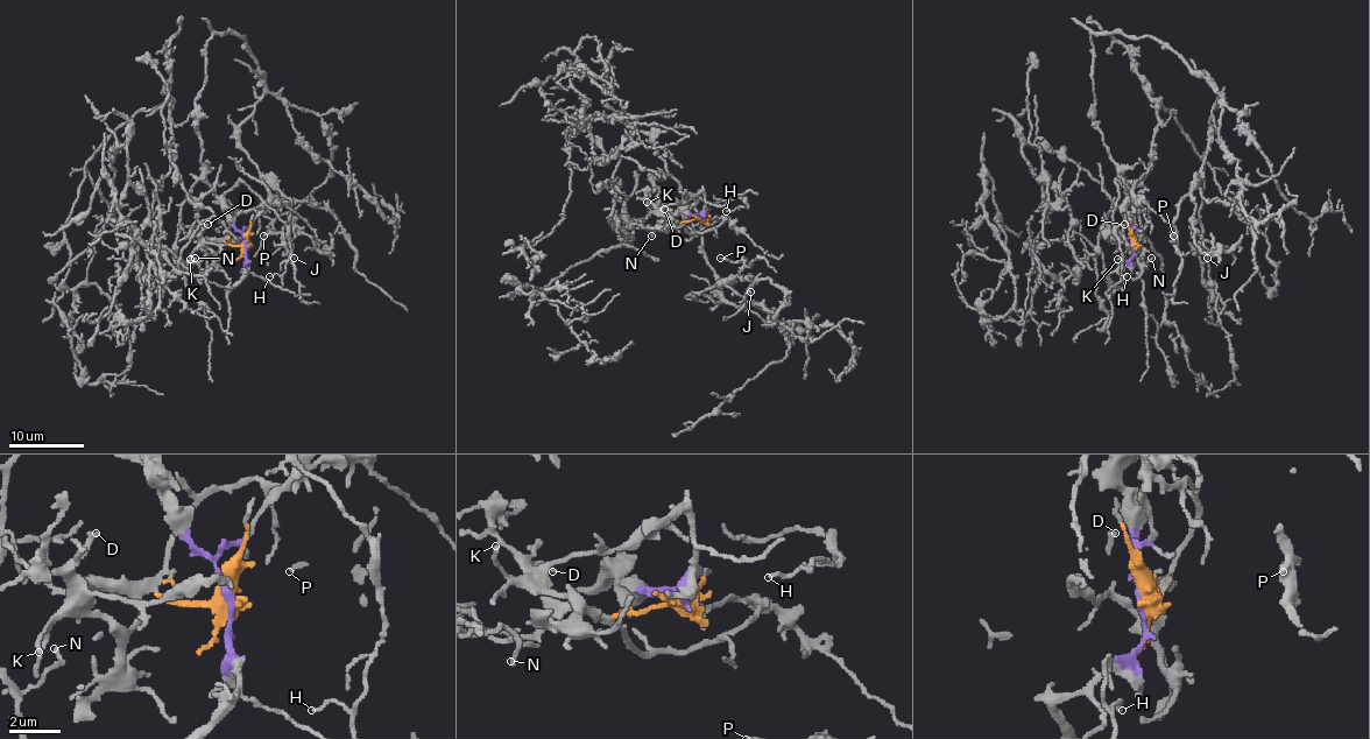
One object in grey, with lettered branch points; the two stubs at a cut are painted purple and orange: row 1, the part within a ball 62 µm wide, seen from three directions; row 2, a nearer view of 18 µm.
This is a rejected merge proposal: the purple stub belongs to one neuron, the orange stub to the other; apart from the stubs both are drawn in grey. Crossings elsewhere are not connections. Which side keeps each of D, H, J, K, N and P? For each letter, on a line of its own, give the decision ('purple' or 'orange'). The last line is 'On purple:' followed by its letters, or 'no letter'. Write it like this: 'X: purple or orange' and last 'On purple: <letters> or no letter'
D: orange
H: purple
J: purple
K: orange
N: purple
P: purple
On purple: H, J, N, P

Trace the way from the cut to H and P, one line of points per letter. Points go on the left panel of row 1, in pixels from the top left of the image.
H: (245, 243), (224, 208), (224, 196), (241, 183), (287, 226), (290, 252), (287, 269), (269, 276)
P: (245, 243), (196, 126), (214, 34), (245, 36), (262, 77), (239, 147), (290, 202), (263, 236)

